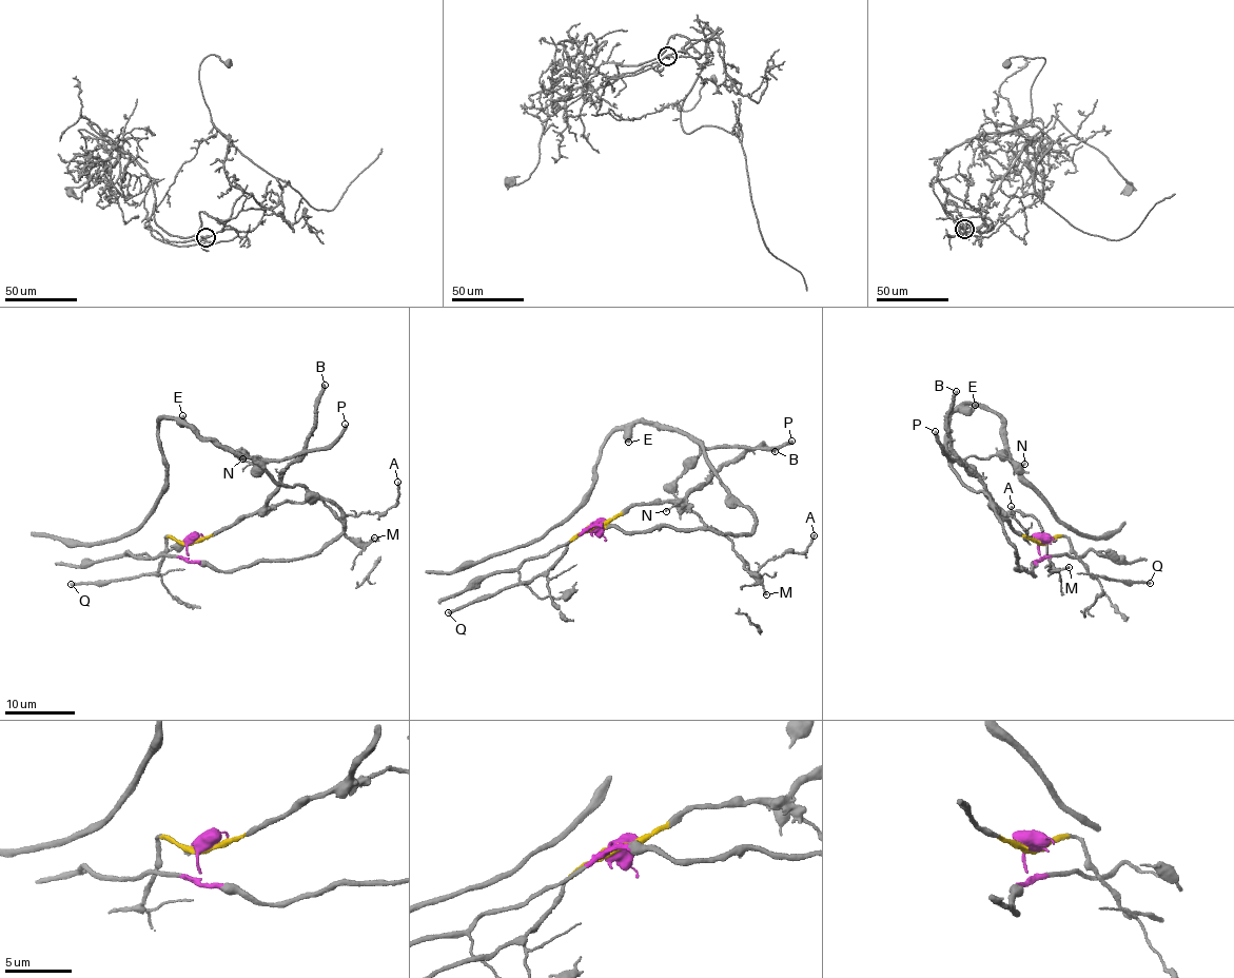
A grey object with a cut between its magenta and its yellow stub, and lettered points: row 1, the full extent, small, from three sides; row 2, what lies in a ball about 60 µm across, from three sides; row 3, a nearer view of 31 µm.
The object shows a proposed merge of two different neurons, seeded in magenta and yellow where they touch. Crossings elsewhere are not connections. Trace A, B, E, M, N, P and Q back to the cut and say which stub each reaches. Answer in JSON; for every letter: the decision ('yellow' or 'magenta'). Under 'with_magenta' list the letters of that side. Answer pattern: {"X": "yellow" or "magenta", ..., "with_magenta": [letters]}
{"A": "yellow", "B": "yellow", "E": "magenta", "M": "yellow", "N": "magenta", "P": "magenta", "Q": "yellow", "with_magenta": ["E", "N", "P"]}

